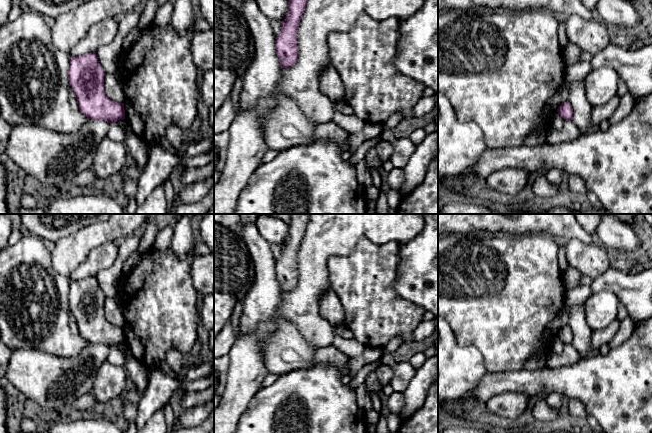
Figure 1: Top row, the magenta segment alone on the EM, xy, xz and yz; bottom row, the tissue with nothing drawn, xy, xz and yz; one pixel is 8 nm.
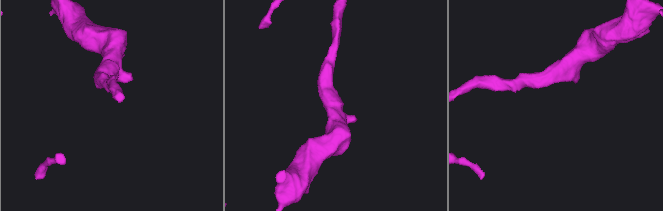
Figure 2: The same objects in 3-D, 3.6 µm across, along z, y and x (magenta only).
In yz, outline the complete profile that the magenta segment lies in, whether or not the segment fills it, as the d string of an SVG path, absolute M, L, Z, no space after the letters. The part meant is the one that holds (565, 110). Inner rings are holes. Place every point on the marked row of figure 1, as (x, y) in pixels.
M568 101L562 103L558 107L557 112L564 120L572 120L574 114L572 106Z

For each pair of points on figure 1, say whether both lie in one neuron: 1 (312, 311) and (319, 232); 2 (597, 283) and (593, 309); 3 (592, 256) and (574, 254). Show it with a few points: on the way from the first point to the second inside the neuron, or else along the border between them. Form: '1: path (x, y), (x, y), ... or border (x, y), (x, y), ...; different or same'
1: path (312, 291), (312, 257), (314, 252); same
2: border (593, 292), (611, 290), (619, 298); different
3: path (588, 256), (580, 256), (578, 254); same

